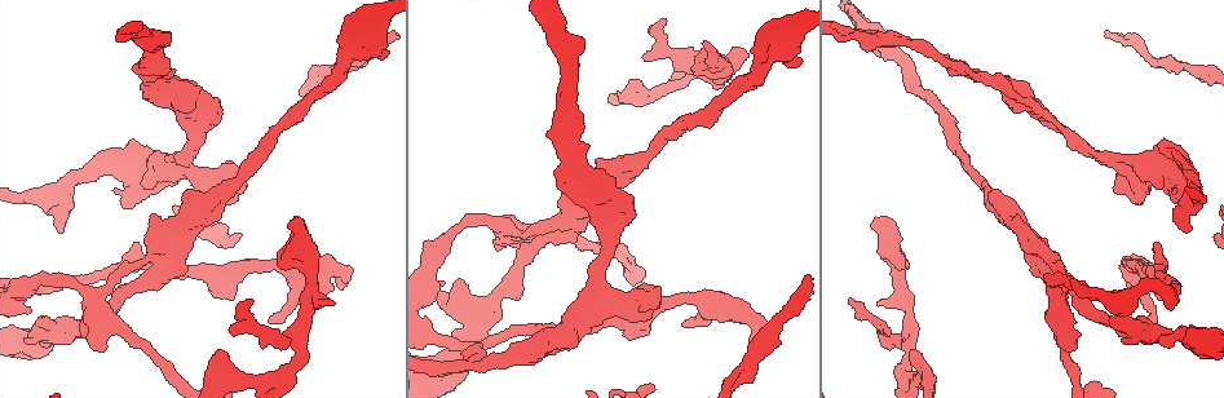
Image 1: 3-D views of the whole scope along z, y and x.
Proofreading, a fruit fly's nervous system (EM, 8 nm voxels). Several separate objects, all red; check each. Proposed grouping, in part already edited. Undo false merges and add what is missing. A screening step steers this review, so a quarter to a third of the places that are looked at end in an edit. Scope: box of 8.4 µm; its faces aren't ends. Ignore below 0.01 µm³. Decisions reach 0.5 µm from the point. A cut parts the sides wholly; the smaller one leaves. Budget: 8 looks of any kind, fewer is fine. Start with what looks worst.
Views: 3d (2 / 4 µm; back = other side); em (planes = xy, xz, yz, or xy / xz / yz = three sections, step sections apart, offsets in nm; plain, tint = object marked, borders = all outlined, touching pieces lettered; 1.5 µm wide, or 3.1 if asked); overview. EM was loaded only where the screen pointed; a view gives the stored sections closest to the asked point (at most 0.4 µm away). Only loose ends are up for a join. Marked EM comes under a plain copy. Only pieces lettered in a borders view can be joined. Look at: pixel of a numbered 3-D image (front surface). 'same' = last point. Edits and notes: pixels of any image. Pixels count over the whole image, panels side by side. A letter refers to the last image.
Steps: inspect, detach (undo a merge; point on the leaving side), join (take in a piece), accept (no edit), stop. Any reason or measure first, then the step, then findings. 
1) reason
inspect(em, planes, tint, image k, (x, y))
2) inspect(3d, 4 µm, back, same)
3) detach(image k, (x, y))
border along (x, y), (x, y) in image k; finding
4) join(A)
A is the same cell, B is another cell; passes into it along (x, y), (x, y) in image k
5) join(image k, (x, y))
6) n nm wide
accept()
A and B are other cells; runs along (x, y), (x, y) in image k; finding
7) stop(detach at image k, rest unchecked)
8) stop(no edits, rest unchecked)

free end
inspect(3d, 2 µm, image 1, (122, 206))

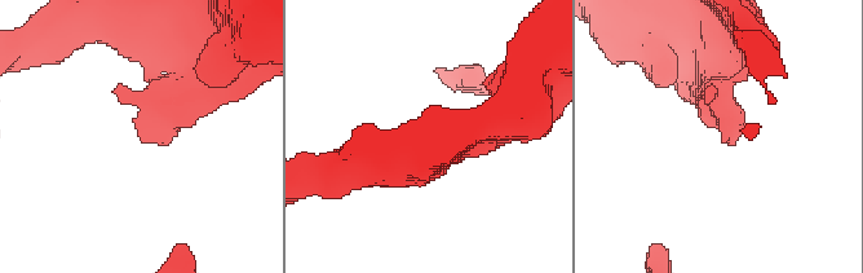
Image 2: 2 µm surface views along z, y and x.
inspect(em, planes, borders, image 2, (142, 133))

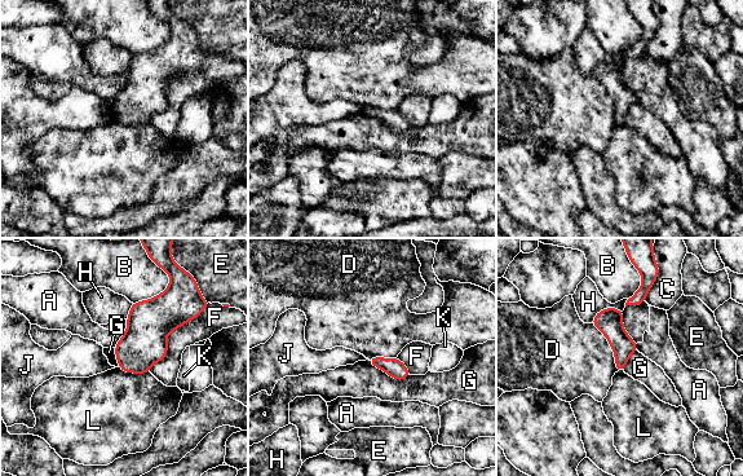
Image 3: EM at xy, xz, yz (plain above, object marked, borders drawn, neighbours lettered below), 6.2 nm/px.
accept()
A, B, C, D, E, F, G, H, J, K and L are other cells; none of them fits

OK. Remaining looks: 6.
thick turns thin
inspect(3d, 2 µm, image 1, (342, 276))

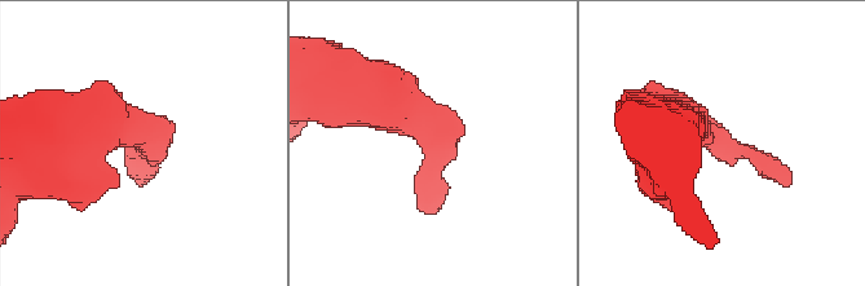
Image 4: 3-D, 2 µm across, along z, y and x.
shape alone is not enough
inspect(em, xy, step 8, tint, image 4, (718, 144))

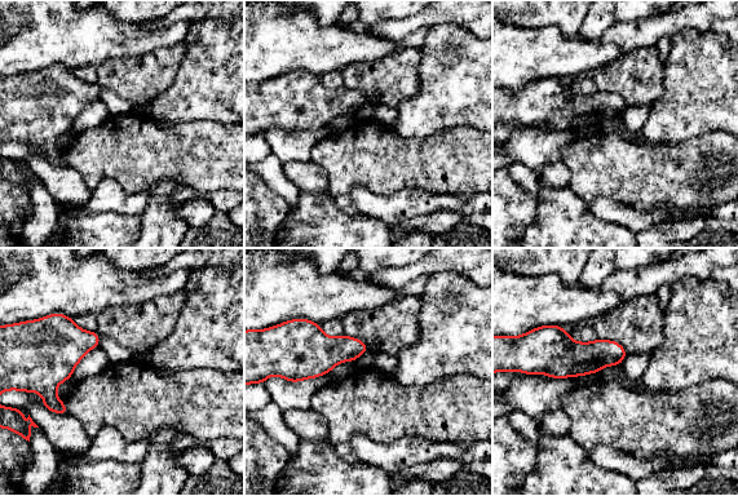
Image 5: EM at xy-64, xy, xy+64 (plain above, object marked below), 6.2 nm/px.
another direction
inspect(em, planes, borders, same)

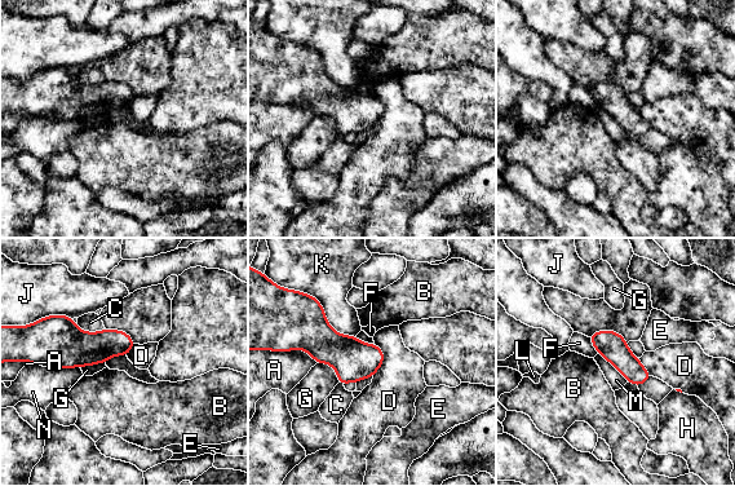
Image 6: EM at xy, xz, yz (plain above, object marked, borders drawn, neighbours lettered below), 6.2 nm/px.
accept()
A, B, C, D, E, F, G, H, J, K, L, M and N are other cells; continuous, no second cell

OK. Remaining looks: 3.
sudden change in width
inspect(em, planes, borders, image 1, (1150, 334))

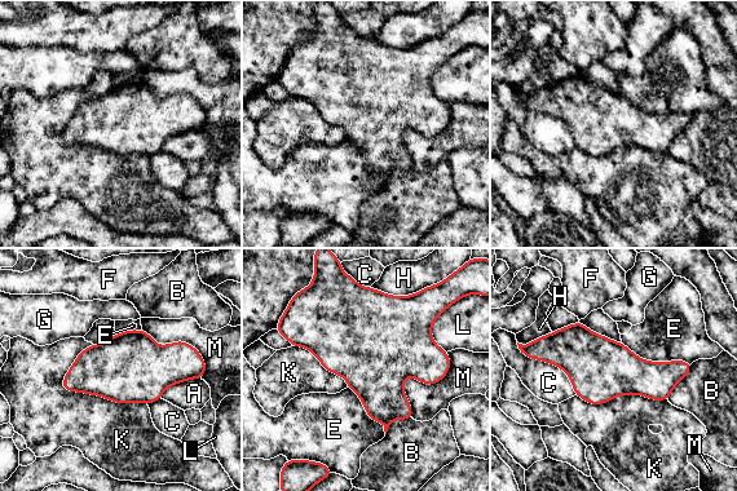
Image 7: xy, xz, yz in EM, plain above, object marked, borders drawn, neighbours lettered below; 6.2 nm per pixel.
380 nm wide
accept()
A, B, C, E, F, G, H, K, L and M are other cells; border along (61, 381), (70, 392), (146, 405) in image 7; continuous, no second cell

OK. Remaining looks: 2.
stop(no edits, rest unchecked)

